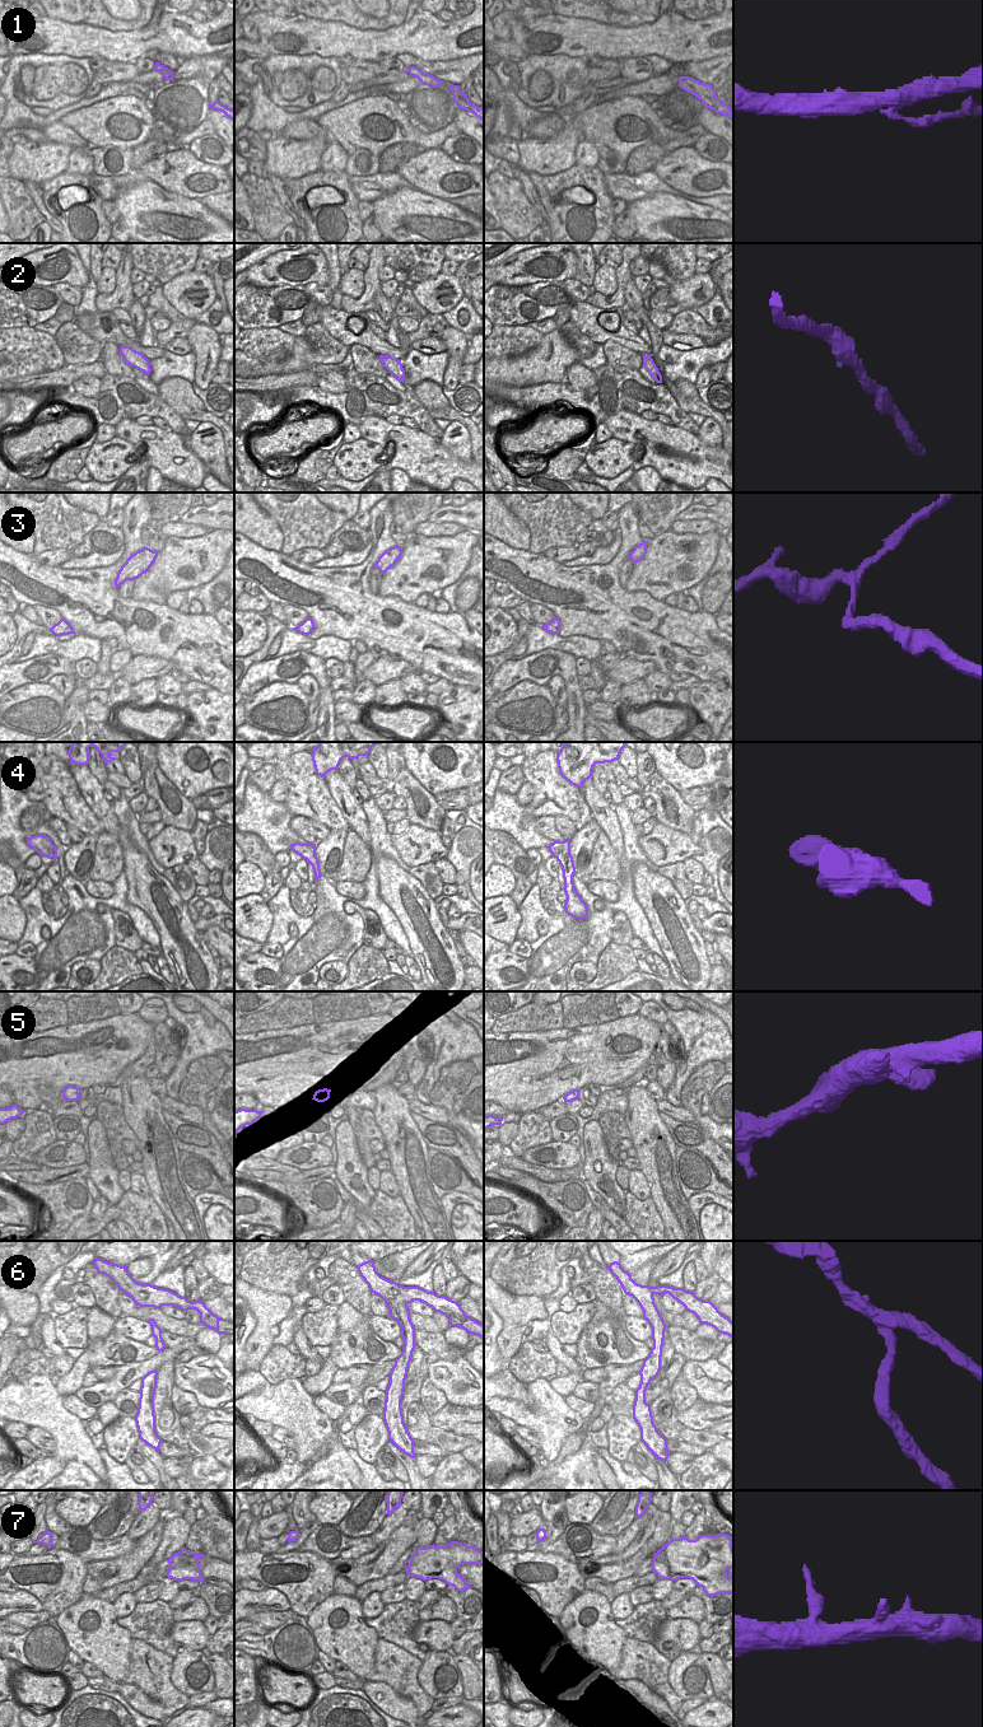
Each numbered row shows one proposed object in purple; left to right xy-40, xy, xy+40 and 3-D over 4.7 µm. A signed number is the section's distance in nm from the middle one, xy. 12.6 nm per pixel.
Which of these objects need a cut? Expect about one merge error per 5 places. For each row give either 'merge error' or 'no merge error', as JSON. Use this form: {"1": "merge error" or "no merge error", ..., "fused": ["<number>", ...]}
{"1": "merge error", "2": "no merge error", "3": "no merge error", "4": "no merge error", "5": "no merge error", "6": "merge error", "7": "no merge error", "fused": ["1", "6"]}

